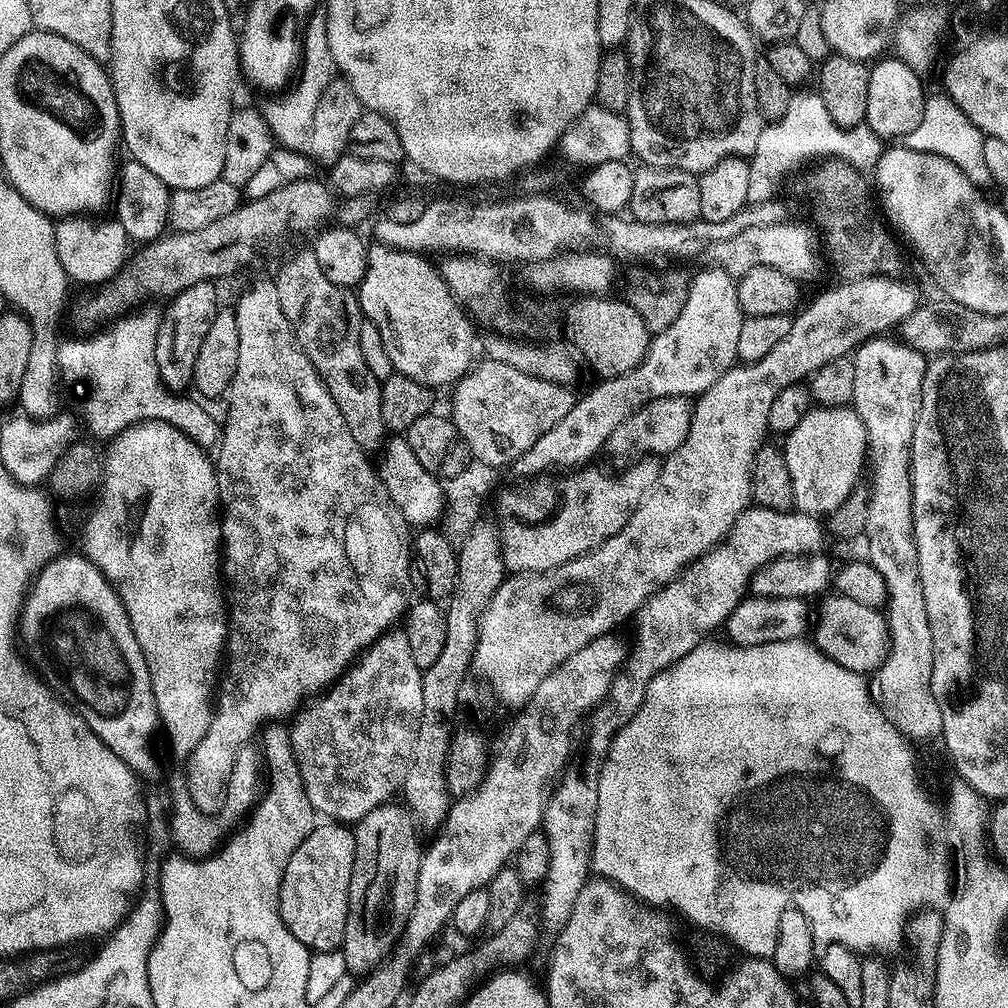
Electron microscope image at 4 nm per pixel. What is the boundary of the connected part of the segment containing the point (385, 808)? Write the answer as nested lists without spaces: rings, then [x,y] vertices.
[[[400,802],[380,804],[370,810],[370,814],[355,825],[354,831],[354,866],[348,887],[342,951],[349,973],[367,974],[388,959],[410,918],[410,910],[414,910],[414,894],[424,848],[420,844],[421,829],[416,816]]]

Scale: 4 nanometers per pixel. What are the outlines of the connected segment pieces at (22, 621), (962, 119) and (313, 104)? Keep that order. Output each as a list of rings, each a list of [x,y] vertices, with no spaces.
[[[83,554],[59,556],[41,567],[25,595],[18,617],[19,647],[36,676],[71,706],[84,719],[86,726],[98,734],[101,742],[114,750],[122,762],[126,762],[126,766],[147,778],[156,768],[152,735],[158,732],[158,717],[150,670],[146,666],[142,646],[138,646],[138,638],[122,598],[103,569]]]
[[[946,94],[939,95],[929,95],[925,99],[922,122],[918,122],[918,130],[903,137],[903,147],[946,158],[954,162],[954,166],[958,166],[962,174],[966,174],[966,178],[970,178],[970,182],[974,182],[977,188],[987,189],[992,184],[992,179],[982,151],[984,133],[978,130],[978,126],[974,126],[974,122],[970,122],[970,118],[966,118],[966,114],[962,114],[962,110],[958,110],[956,103]]]
[[[316,20],[307,21],[302,32],[302,63],[298,68],[300,81],[289,92],[281,91],[272,94],[262,105],[265,122],[268,123],[273,141],[292,152],[311,153],[311,139],[314,138],[314,112],[318,110],[318,100],[322,98],[322,90],[330,86],[330,82],[337,75],[336,63],[330,52],[330,42],[323,23]]]

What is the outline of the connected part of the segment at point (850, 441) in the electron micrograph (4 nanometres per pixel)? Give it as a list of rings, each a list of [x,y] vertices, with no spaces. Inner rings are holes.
[[[823,406],[813,407],[812,411],[794,426],[794,430],[787,433],[786,442],[782,447],[786,458],[786,467],[790,470],[790,482],[794,486],[794,508],[798,512],[807,512],[810,516],[823,517],[831,514],[854,490],[854,486],[861,479],[860,471],[866,468],[866,457],[868,451],[868,435],[862,418],[851,406],[839,406],[836,408],[825,408]]]

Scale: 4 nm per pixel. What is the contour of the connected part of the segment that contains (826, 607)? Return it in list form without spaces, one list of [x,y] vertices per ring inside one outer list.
[[[839,594],[825,595],[820,602],[820,609],[814,612],[814,643],[819,652],[851,672],[871,674],[880,668],[888,656],[885,613],[880,608],[862,606]]]

